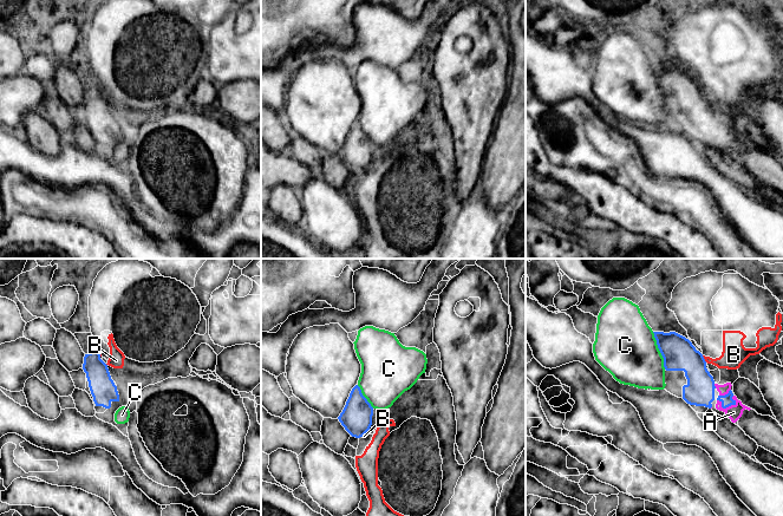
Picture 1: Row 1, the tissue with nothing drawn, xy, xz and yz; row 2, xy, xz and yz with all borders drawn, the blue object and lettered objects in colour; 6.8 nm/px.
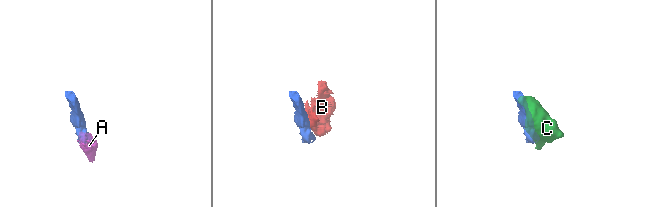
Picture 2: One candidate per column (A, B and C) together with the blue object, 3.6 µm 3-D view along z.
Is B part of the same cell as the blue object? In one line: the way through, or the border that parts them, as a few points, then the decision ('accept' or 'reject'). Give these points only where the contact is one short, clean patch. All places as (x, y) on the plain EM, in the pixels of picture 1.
along yz (702, 91), (706, 97) | reject

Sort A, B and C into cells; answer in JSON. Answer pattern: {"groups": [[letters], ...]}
{"groups": [["A"], ["B"], ["C"]]}

